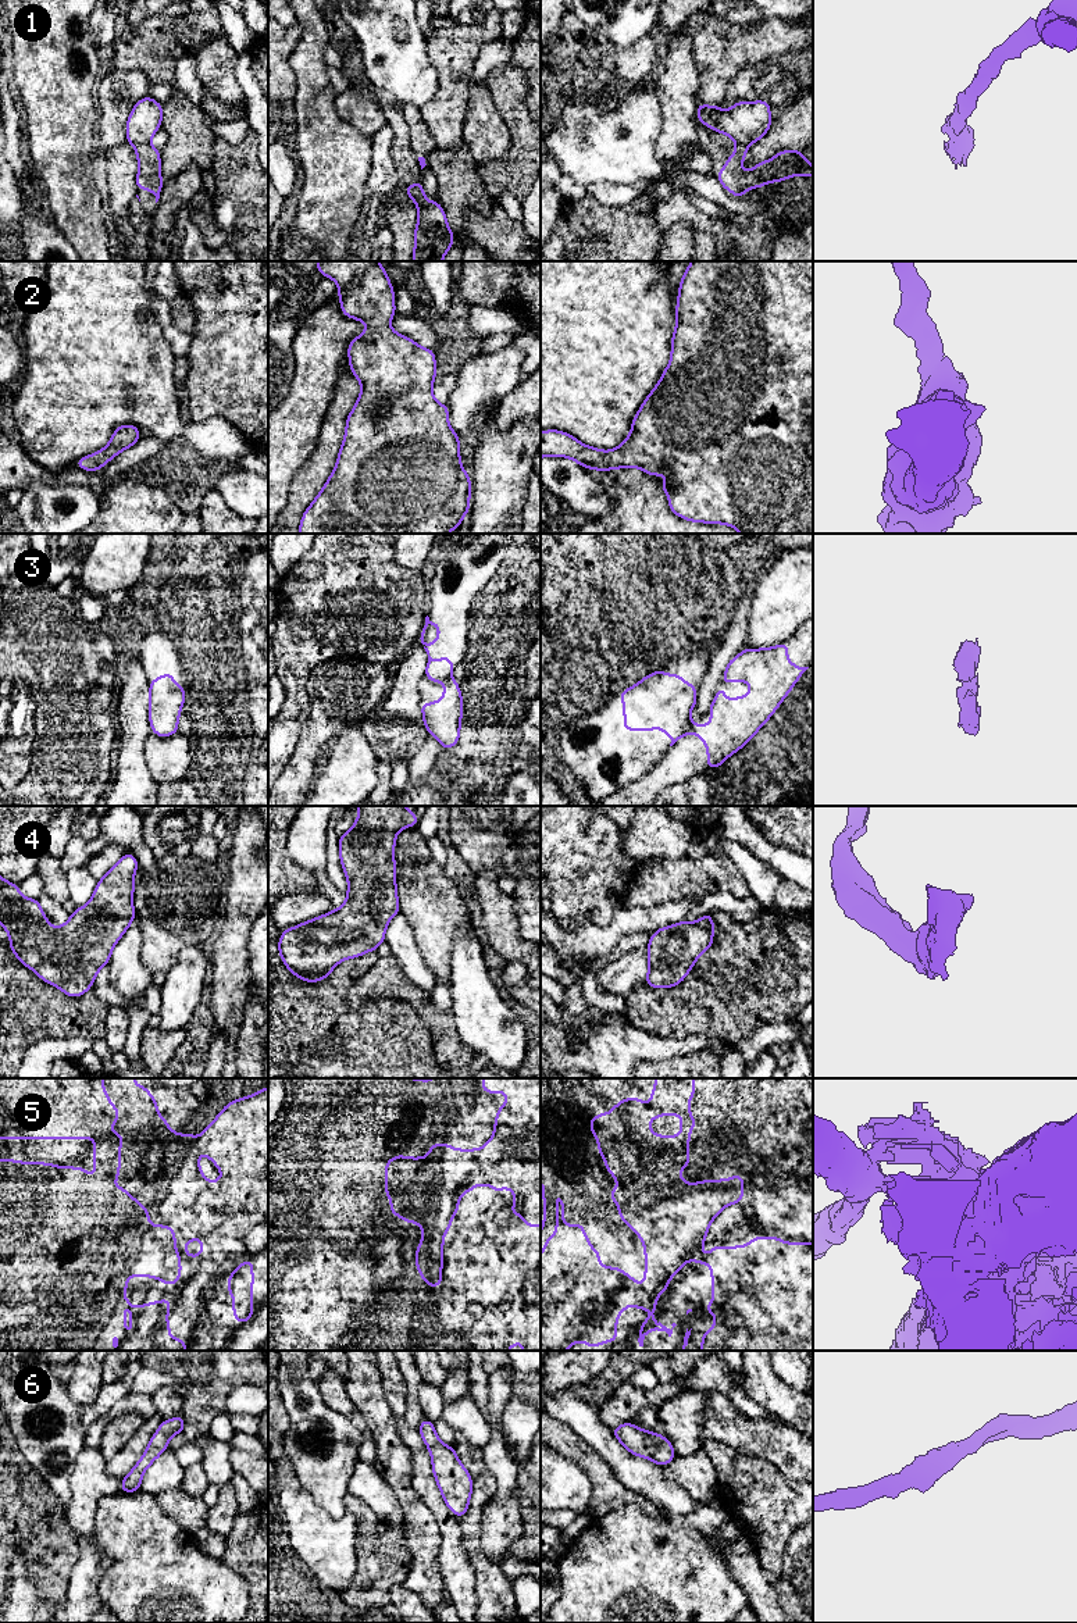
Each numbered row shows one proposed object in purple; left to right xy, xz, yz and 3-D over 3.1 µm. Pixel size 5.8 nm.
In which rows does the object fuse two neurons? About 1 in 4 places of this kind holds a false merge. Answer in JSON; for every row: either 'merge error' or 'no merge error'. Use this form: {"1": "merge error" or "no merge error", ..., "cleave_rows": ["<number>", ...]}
{"1": "merge error", "2": "no merge error", "3": "merge error", "4": "no merge error", "5": "merge error", "6": "no merge error", "cleave_rows": ["1", "3", "5"]}

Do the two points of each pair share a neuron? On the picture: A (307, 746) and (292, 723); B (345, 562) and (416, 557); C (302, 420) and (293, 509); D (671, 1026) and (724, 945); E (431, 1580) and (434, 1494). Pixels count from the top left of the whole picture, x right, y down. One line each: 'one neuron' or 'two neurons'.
A: two neurons
B: two neurons
C: two neurons
D: one neuron
E: two neurons

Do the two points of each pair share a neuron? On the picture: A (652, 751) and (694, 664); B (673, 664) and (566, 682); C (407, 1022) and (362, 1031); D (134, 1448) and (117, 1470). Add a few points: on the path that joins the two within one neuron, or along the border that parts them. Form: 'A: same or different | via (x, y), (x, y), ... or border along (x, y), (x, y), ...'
A: same | via (652, 730), (652, 716), (677, 685)
B: different | border along (689, 645), (680, 649), (662, 669)
C: same | via (396, 1031), (373, 1031)
D: same | via (131, 1454), (120, 1465)

